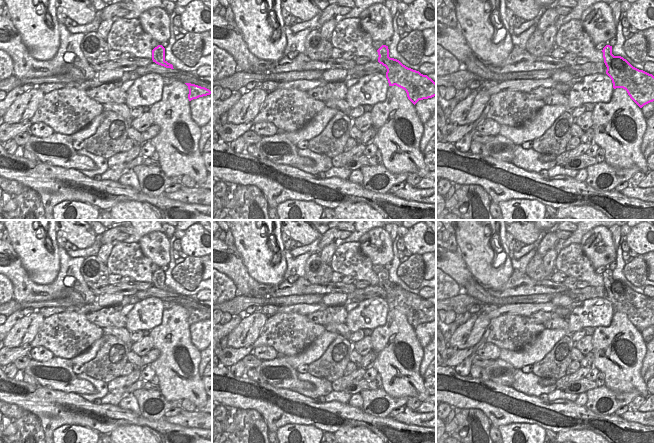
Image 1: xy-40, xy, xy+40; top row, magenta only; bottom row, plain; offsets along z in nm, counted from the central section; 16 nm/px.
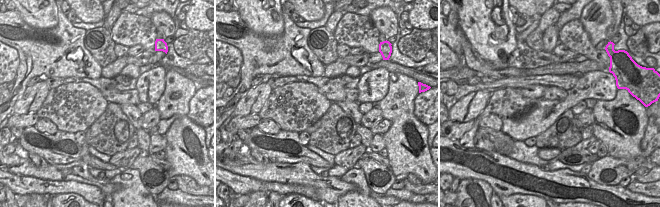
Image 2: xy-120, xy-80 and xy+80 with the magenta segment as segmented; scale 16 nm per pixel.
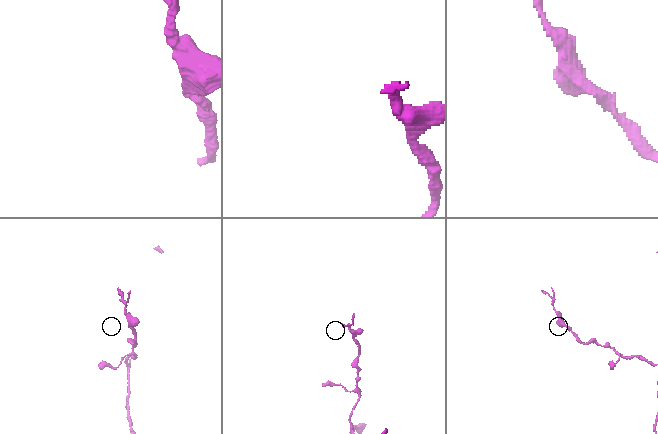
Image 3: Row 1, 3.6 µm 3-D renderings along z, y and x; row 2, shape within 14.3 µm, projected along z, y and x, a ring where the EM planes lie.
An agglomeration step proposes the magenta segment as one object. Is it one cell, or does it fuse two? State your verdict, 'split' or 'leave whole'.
split

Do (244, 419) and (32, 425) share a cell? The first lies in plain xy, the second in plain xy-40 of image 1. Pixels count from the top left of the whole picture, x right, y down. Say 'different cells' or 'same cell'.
same cell

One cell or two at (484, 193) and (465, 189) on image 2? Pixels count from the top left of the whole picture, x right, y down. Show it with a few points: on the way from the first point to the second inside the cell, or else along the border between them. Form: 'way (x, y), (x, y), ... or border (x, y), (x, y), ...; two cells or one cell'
way (479, 193), (470, 192); one cell

